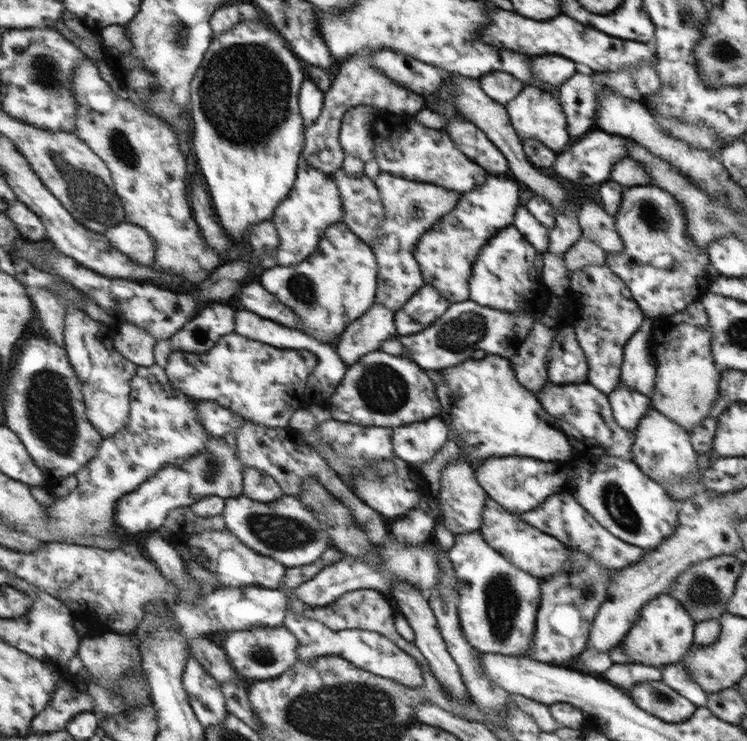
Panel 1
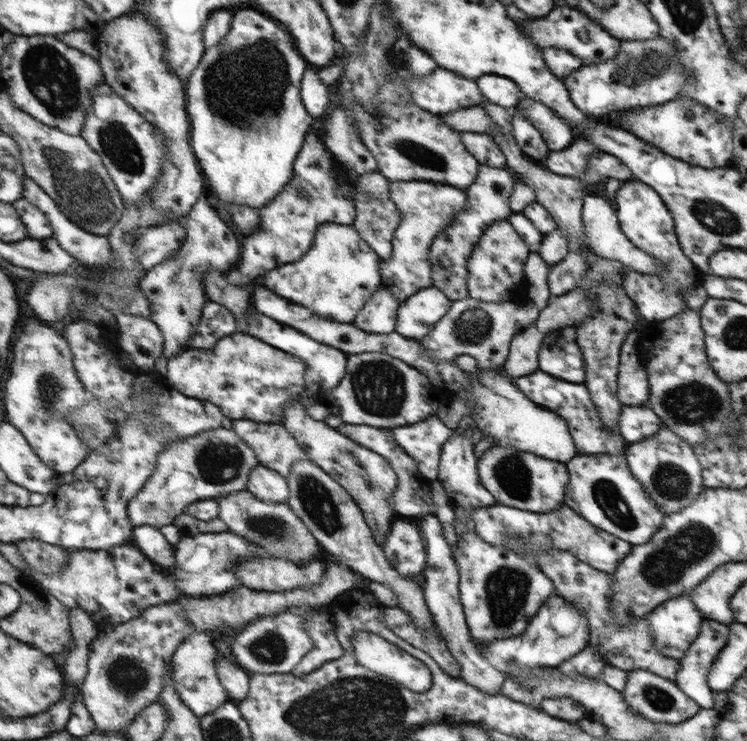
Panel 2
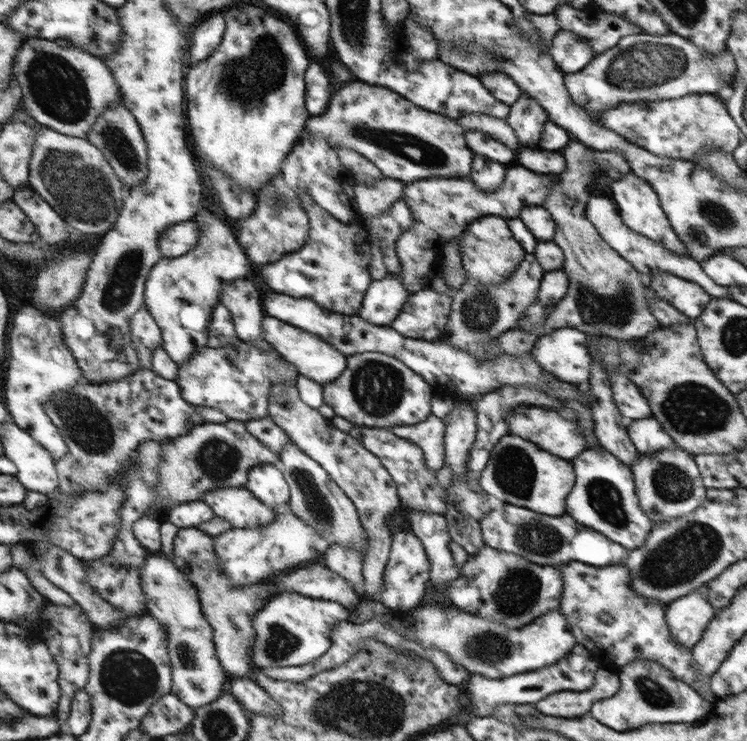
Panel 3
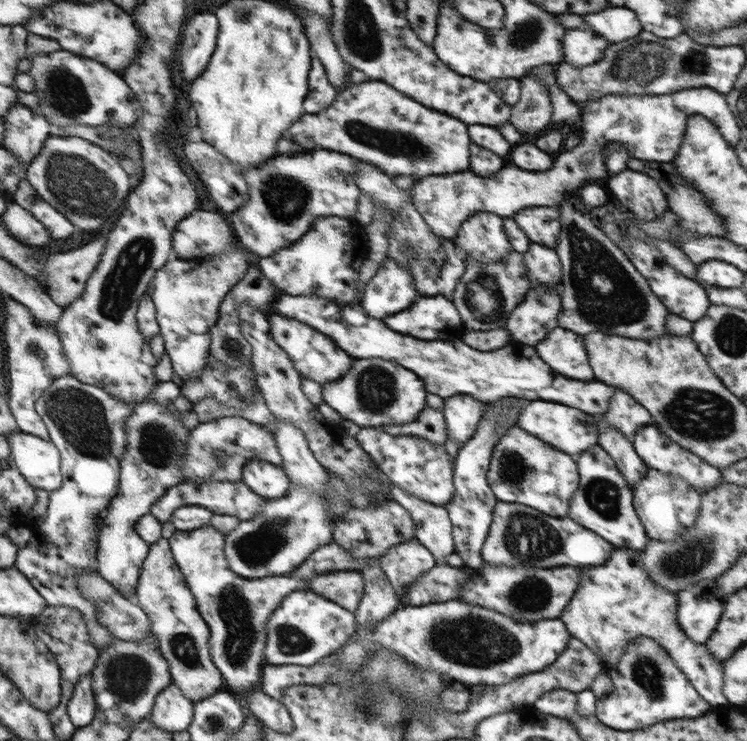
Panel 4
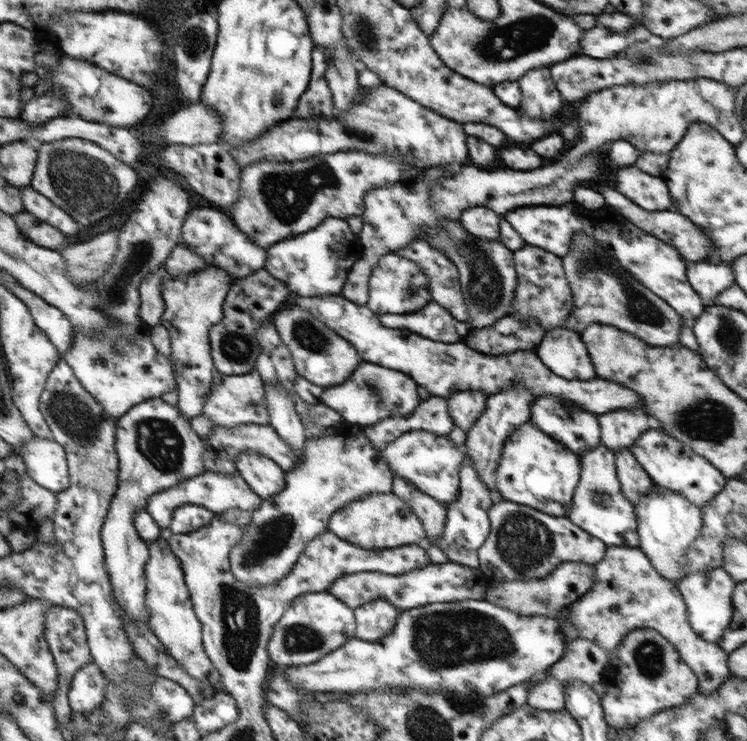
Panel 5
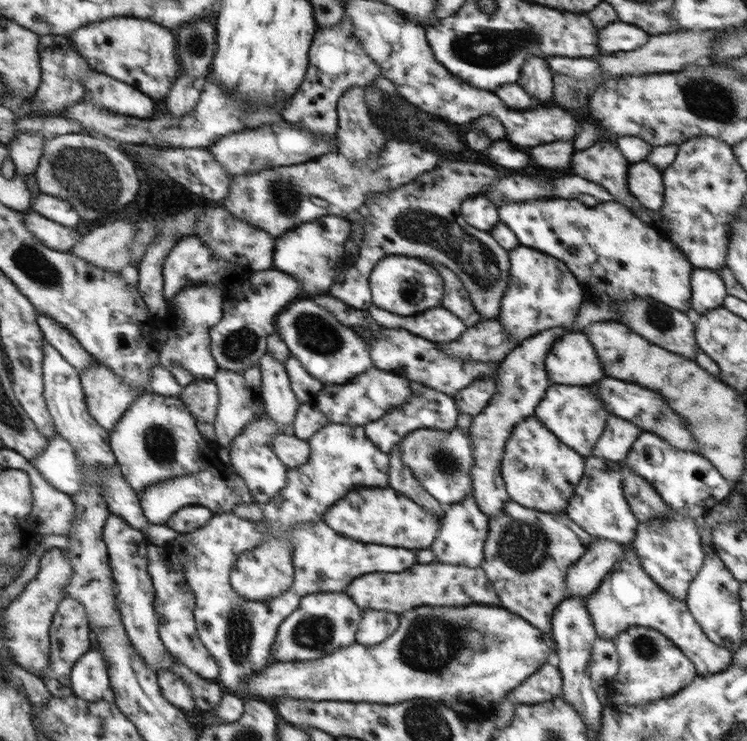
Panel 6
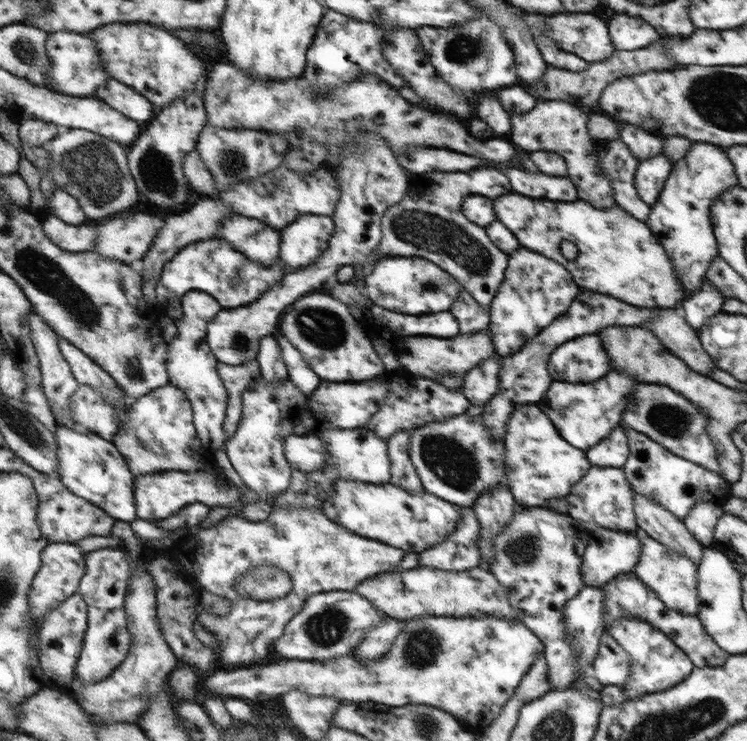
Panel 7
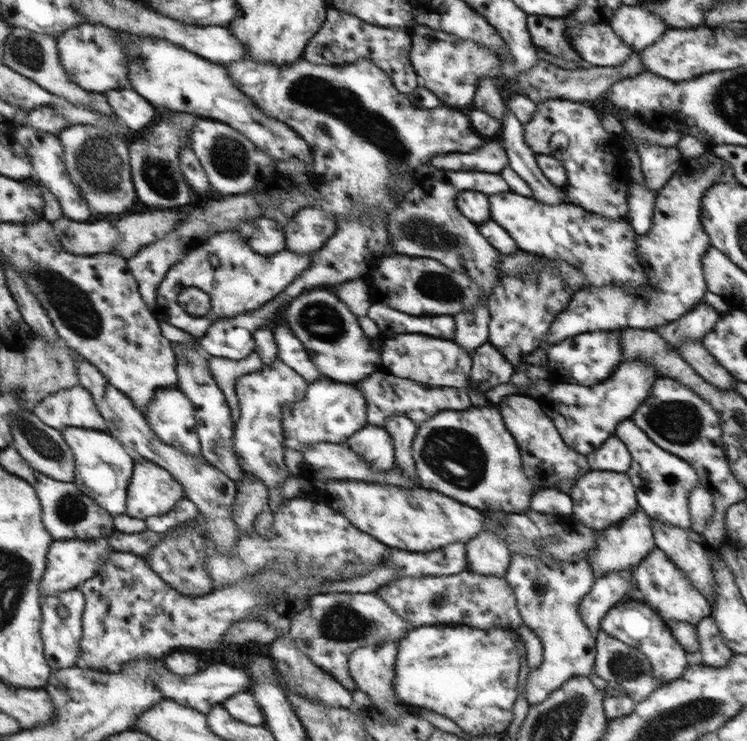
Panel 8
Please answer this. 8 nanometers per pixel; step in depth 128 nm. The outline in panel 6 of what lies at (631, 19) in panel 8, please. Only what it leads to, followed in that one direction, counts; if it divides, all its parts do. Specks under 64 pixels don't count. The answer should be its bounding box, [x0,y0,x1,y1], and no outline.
[595,20,649,56]

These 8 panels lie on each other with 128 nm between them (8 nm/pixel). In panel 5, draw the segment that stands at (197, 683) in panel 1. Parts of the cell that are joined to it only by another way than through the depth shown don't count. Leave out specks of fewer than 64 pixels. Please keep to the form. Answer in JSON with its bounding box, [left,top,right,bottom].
[145,539,220,689]

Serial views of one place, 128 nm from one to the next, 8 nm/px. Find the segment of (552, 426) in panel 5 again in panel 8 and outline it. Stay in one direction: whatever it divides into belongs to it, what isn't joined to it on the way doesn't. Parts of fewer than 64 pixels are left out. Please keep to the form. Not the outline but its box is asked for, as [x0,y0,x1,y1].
[537,360,657,457]

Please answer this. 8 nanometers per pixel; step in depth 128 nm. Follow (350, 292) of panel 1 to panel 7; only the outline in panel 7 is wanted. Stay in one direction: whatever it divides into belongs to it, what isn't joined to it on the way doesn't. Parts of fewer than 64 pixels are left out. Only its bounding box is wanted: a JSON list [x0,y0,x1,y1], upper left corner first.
[278,214,335,270]

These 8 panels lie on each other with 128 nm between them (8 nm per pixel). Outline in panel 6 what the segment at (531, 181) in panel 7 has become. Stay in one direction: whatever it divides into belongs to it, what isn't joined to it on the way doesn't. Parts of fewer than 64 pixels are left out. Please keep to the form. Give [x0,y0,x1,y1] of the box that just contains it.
[551,176,613,202]

